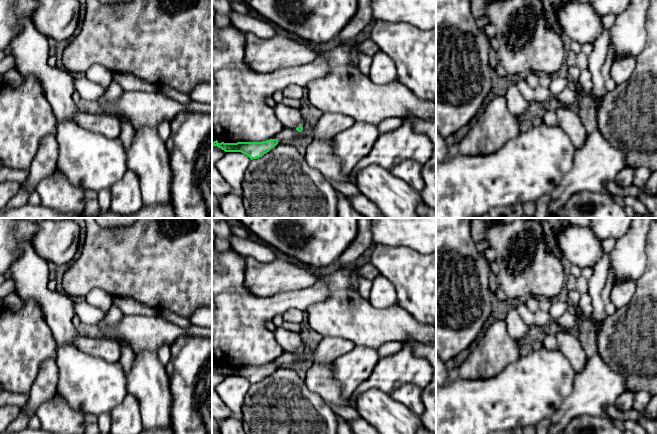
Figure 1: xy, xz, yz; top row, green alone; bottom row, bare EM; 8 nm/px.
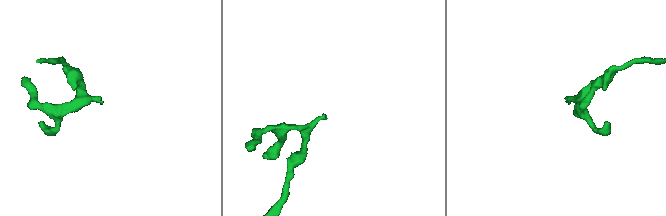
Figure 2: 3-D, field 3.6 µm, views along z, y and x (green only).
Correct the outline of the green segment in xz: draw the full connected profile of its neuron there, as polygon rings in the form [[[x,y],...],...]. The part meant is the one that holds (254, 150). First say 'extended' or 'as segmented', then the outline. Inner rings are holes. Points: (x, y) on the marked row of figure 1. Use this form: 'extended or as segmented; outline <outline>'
as segmented; outline [[[269,139],[262,142],[237,142],[237,143],[219,143],[217,140],[212,146],[217,146],[225,152],[241,152],[247,155],[251,160],[262,157],[278,144],[277,139]]]

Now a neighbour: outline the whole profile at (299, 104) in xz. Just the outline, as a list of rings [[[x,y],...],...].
[[[286,97],[283,98],[282,103],[286,106],[297,108],[299,110],[302,110],[303,107],[305,106],[303,100],[296,100],[293,98],[286,98]]]

